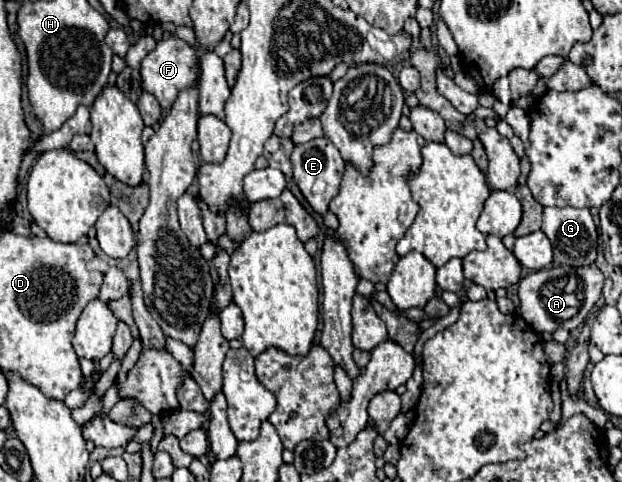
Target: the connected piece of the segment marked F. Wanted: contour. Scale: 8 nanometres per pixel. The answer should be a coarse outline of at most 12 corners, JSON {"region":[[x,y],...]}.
{"region":[[177,36],[141,62],[143,90],[161,108],[195,82],[195,50]]}

